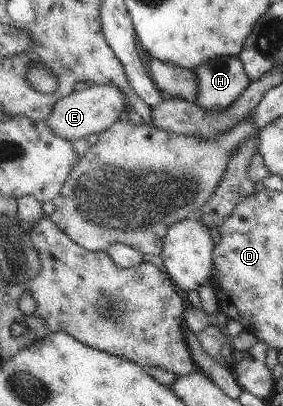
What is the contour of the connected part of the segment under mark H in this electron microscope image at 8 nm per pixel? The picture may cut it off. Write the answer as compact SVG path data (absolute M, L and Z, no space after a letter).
M216 57L195 71L199 80L198 105L214 110L229 107L251 83L240 57Z

